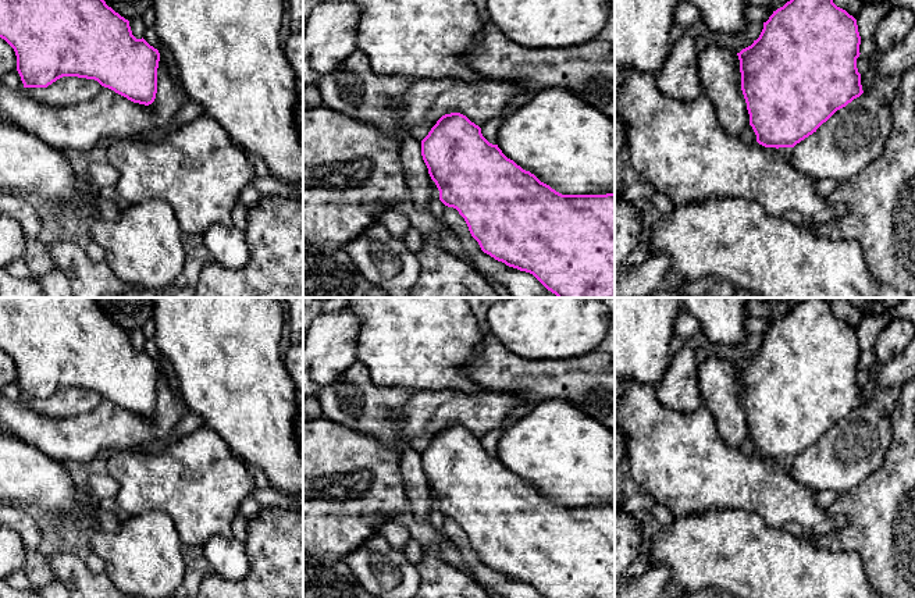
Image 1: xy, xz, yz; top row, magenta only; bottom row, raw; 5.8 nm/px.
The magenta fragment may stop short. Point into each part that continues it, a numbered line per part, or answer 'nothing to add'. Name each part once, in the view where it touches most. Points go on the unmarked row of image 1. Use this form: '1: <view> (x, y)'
nothing to add

